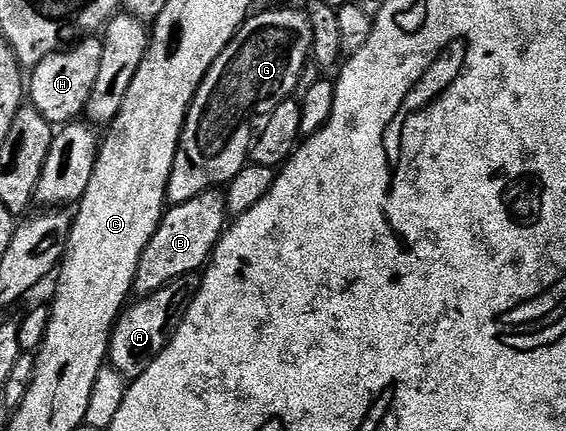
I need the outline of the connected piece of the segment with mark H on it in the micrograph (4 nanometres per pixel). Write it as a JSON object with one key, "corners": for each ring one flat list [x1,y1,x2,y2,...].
{"corners":[[84,37,63,49,56,51,53,55,48,55,36,67,31,68,30,82,27,84,26,91,30,96,31,106,46,117,46,121,53,125,63,125,79,120,85,114,90,93,94,89,94,81,98,81,98,65,102,65,103,42,96,37]]}

